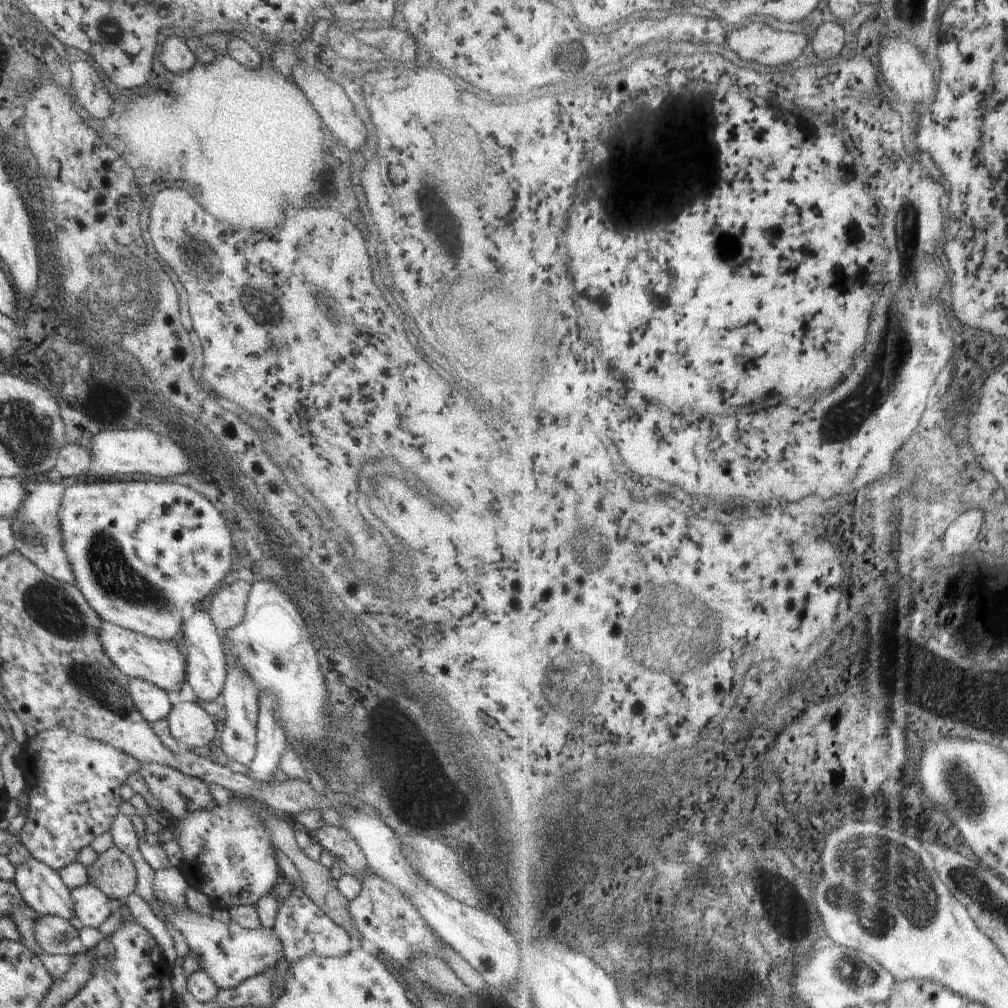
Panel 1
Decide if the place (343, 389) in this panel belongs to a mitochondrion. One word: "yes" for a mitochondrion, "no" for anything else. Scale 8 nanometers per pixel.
no

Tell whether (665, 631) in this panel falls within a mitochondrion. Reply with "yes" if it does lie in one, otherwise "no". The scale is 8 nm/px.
yes

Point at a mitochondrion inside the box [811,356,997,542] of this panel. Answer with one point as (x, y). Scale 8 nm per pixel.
(948, 424)

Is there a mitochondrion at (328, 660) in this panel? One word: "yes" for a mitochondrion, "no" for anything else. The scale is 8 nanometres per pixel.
yes

